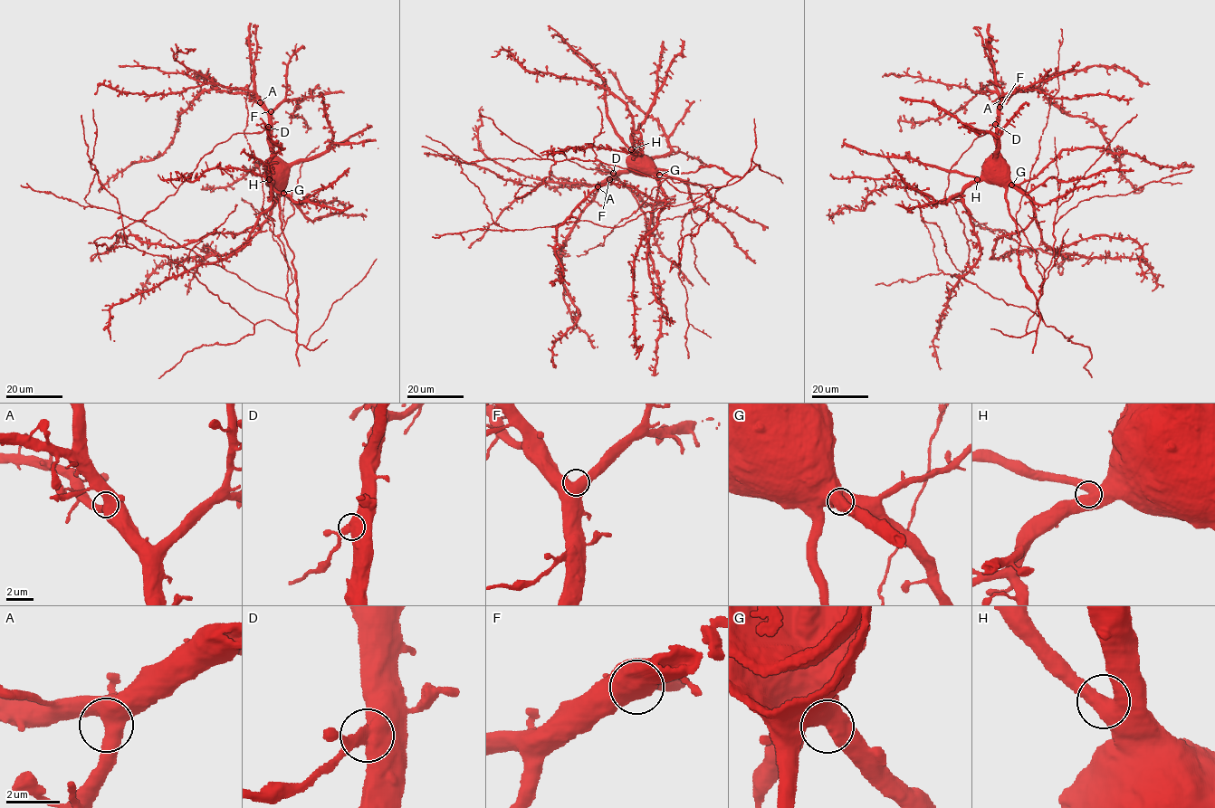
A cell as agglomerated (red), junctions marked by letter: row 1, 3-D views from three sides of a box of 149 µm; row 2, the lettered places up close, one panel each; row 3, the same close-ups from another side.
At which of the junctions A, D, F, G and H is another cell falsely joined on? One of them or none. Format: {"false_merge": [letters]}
{"false_merge": ["D"]}

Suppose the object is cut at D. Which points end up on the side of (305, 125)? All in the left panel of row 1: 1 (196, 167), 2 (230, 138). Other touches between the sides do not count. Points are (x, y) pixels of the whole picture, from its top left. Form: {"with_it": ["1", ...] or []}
{"with_it": []}

